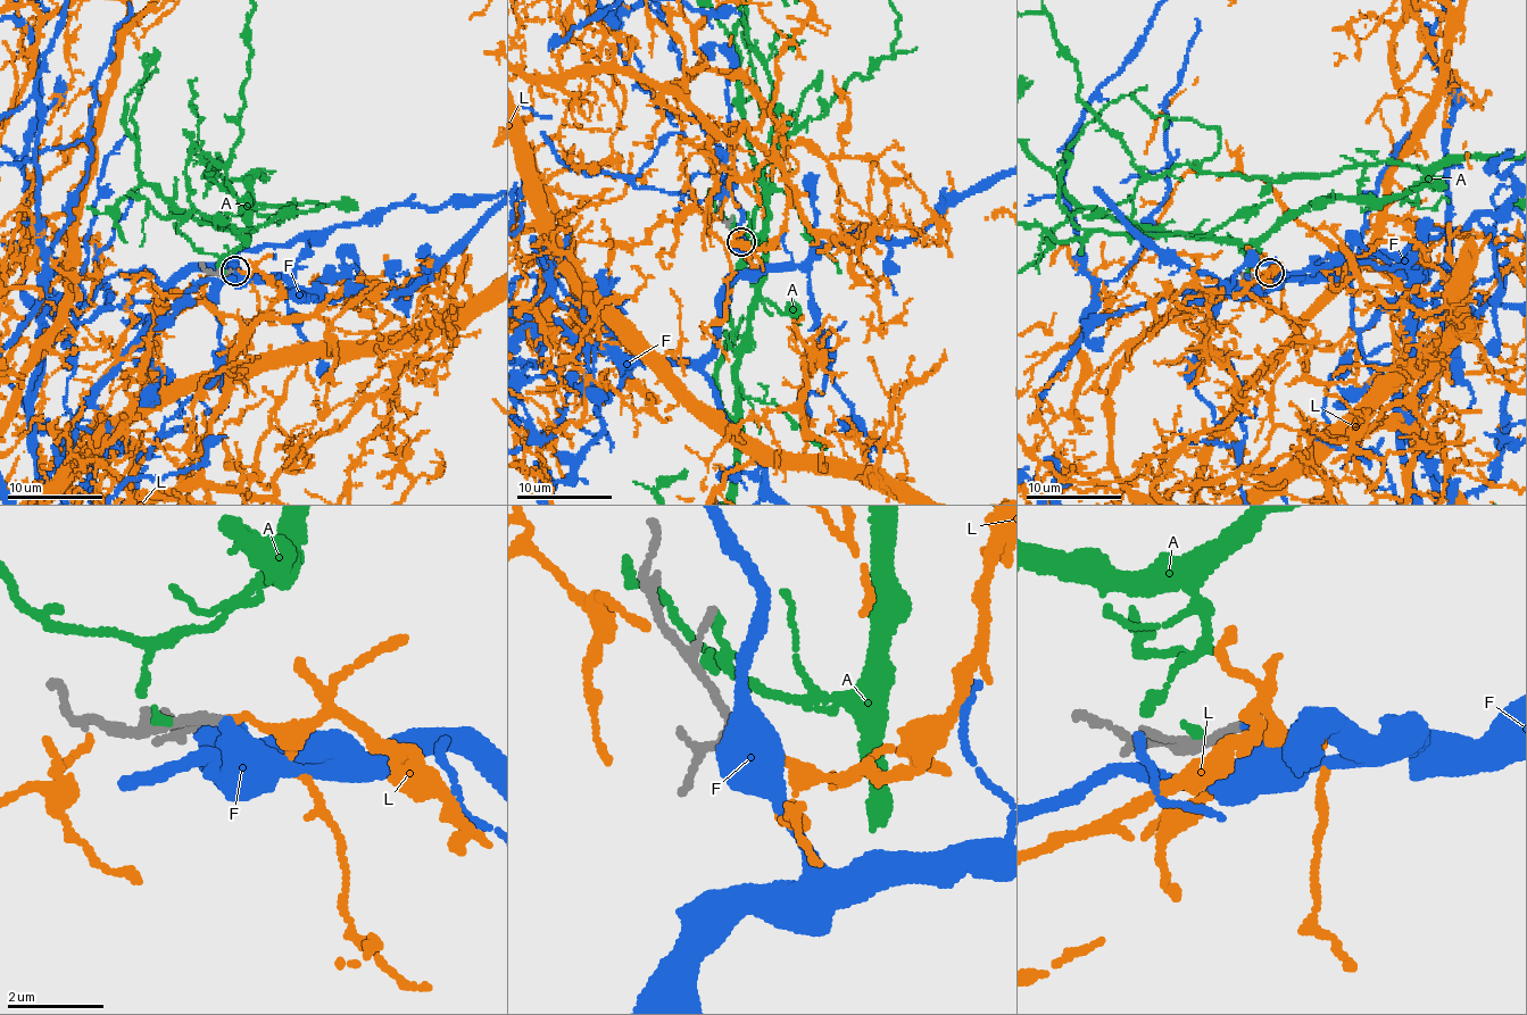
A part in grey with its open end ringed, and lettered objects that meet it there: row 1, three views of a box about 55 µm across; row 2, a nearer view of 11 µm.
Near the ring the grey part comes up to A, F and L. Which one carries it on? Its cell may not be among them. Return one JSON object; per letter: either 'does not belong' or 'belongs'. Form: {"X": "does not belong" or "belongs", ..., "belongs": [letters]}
{"A": "does not belong", "F": "does not belong", "L": "belongs", "belongs": ["L"]}

